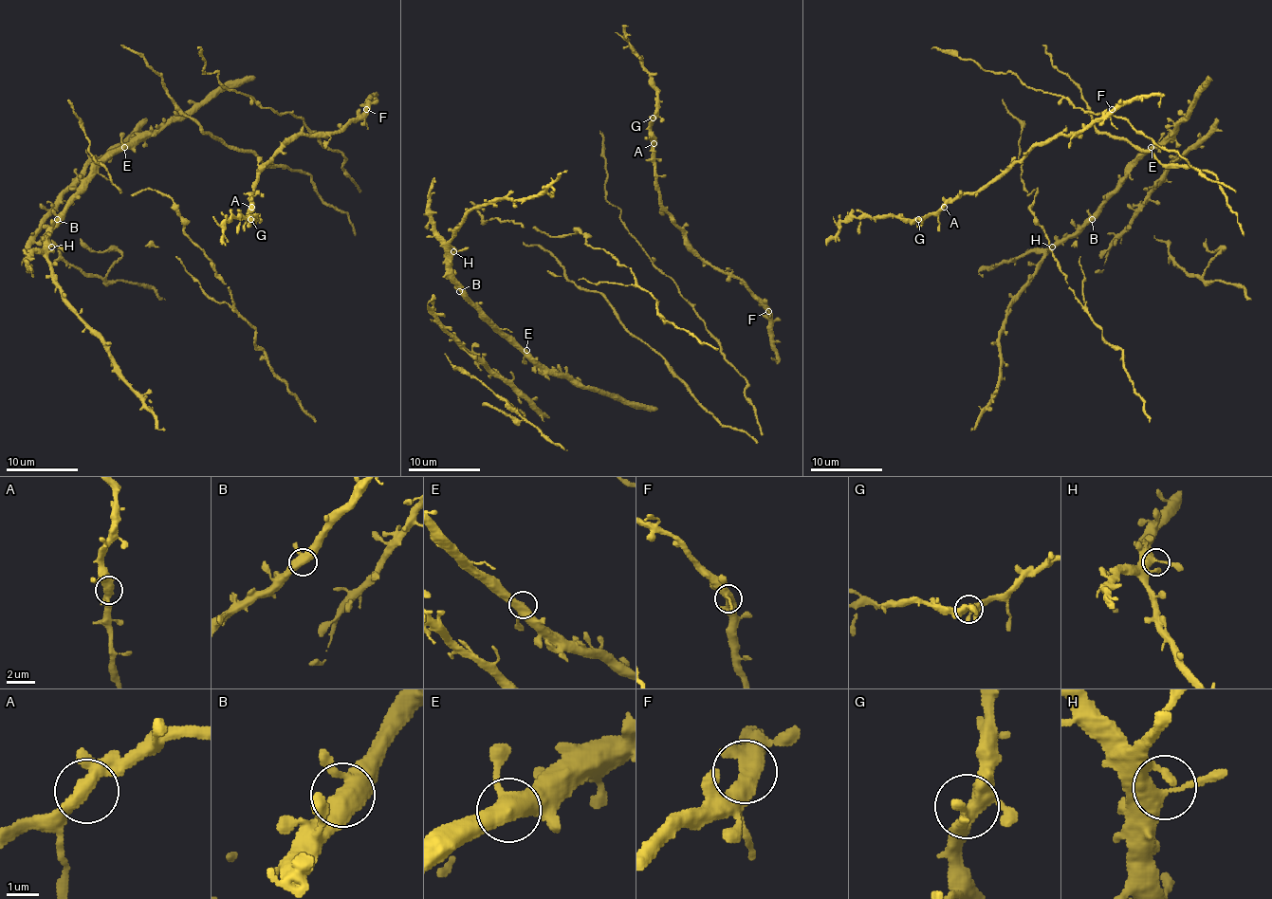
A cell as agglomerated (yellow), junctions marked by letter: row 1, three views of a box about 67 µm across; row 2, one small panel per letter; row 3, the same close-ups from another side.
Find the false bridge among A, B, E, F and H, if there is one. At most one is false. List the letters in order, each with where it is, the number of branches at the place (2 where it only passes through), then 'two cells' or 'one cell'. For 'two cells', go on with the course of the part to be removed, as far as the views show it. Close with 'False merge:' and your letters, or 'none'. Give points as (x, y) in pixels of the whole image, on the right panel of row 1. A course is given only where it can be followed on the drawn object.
A: place (944, 207); branches 3; one cell
B: place (1092, 219); branches 3; one cell
E: place (1151, 147); branches 3; one cell
F: place (1112, 109); branches 3; one cell
H: place (1052, 247); branches 3; one cell
False merge: none

